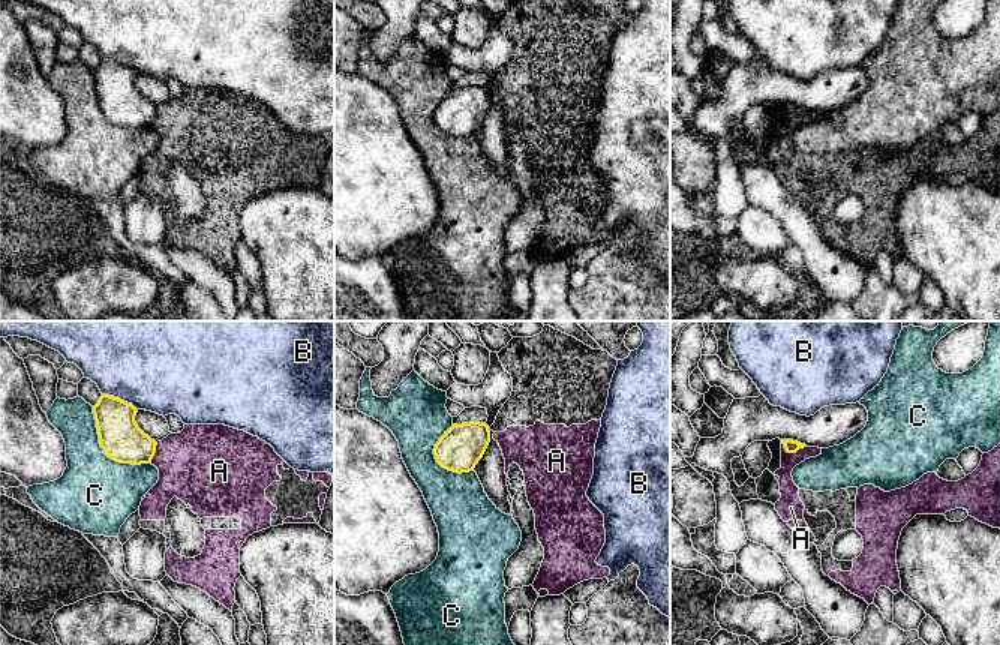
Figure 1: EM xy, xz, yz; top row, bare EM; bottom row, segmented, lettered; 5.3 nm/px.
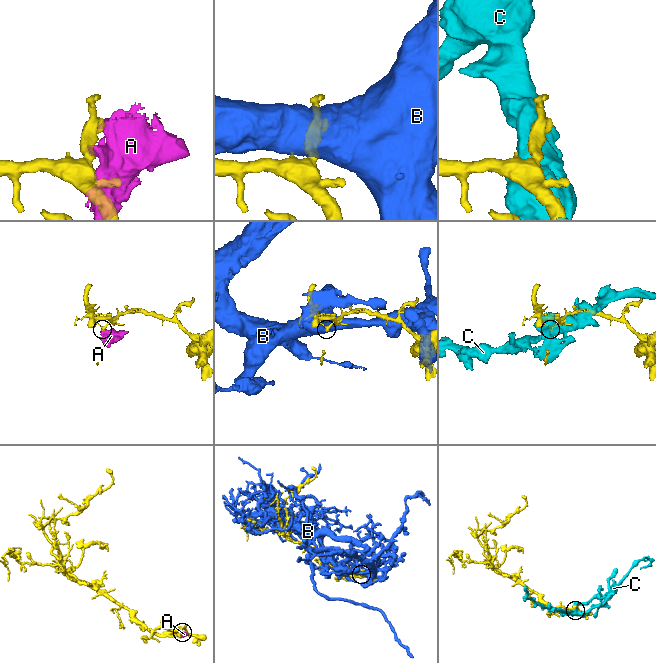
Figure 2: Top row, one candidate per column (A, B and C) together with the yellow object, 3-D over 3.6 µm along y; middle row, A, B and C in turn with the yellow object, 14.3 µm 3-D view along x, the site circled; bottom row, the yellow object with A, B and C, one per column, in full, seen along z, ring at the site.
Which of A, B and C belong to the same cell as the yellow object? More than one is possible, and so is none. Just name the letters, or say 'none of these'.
none of these

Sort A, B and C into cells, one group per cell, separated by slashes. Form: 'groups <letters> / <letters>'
groups A / B / C

